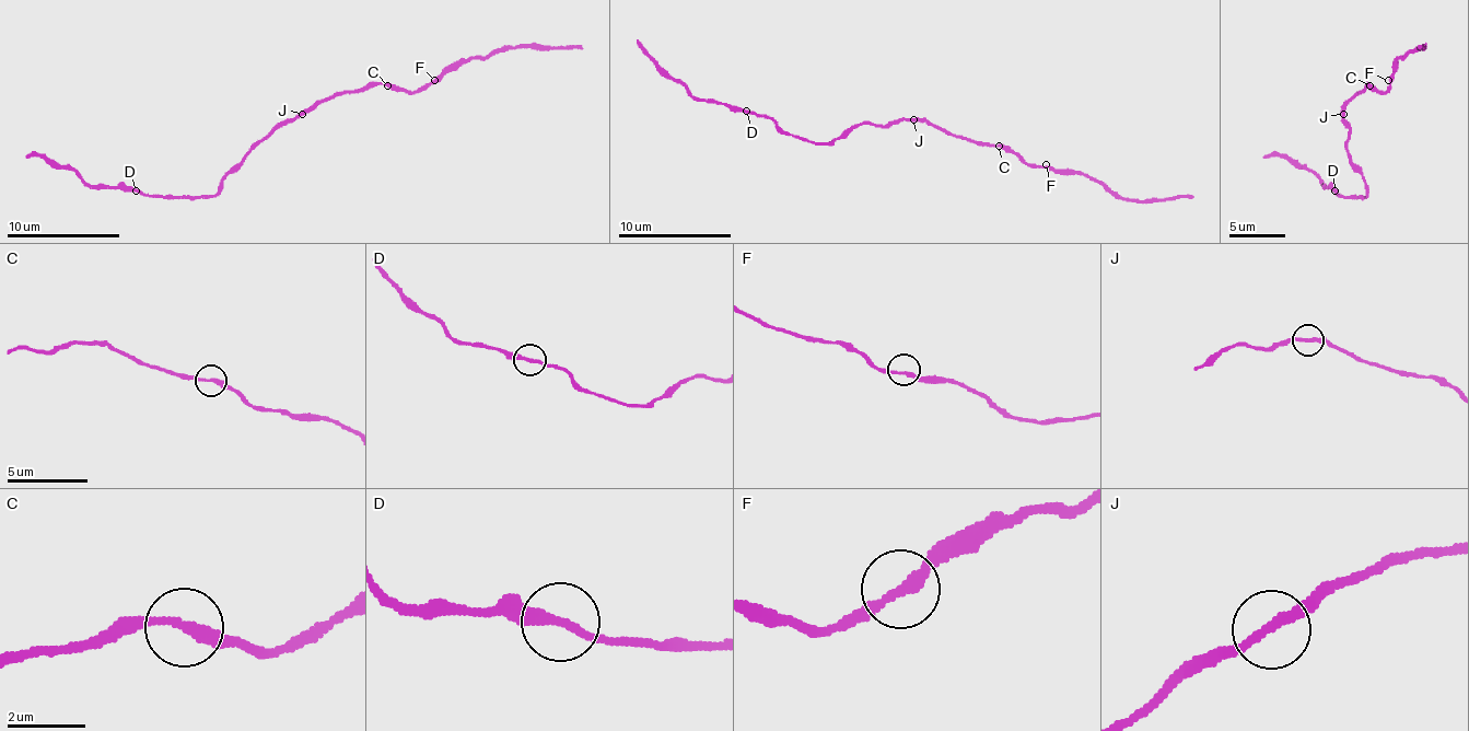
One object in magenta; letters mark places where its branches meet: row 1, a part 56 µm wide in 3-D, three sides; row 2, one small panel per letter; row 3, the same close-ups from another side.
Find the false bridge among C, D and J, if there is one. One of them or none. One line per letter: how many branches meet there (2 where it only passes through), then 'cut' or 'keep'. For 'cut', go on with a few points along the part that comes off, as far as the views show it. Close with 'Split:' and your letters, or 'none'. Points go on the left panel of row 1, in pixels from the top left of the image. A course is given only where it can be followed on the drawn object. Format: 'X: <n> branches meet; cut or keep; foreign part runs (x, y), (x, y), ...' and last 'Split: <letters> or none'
C: 2 branches meet; keep
D: 2 branches meet; keep
J: 2 branches meet; keep
Split: none

